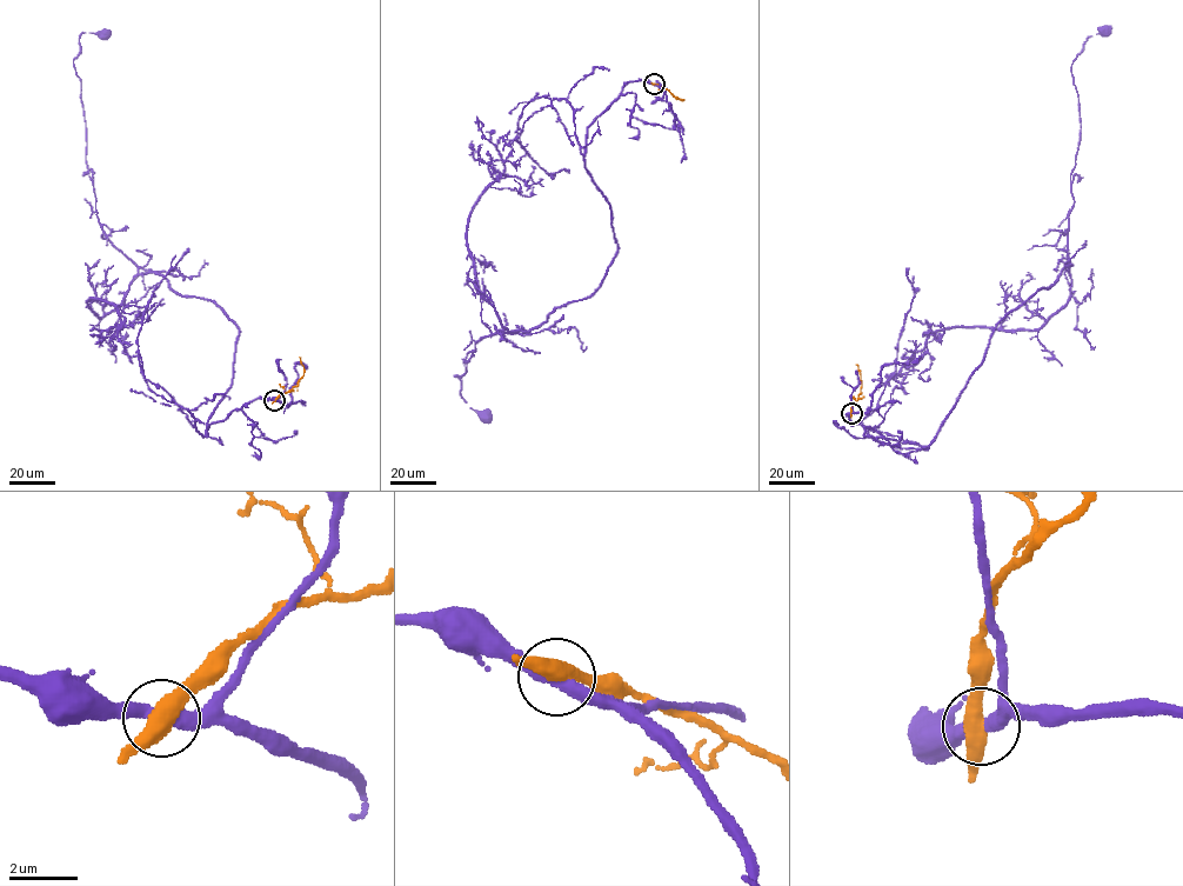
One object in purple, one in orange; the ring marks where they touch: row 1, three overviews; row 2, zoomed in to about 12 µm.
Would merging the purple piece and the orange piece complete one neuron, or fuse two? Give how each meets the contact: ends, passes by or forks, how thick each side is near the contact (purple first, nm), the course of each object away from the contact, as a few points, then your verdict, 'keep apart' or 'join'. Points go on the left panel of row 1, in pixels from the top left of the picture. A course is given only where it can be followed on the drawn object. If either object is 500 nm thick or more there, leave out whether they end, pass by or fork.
purple passes by; orange passes by; calibres 360 and 480 nm; course purple (274, 400), (207, 434), (239, 328), (138, 273), (102, 231), (73, 59), (80, 35), (106, 34); course orange (274, 400), (298, 385), (302, 375), (299, 357); keep apart

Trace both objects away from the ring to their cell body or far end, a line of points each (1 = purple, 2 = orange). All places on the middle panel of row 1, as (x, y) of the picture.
1: (654, 84), (629, 81), (588, 127), (617, 245), (603, 281), (482, 338), (454, 375), (487, 415)
2: (654, 84), (679, 98)

